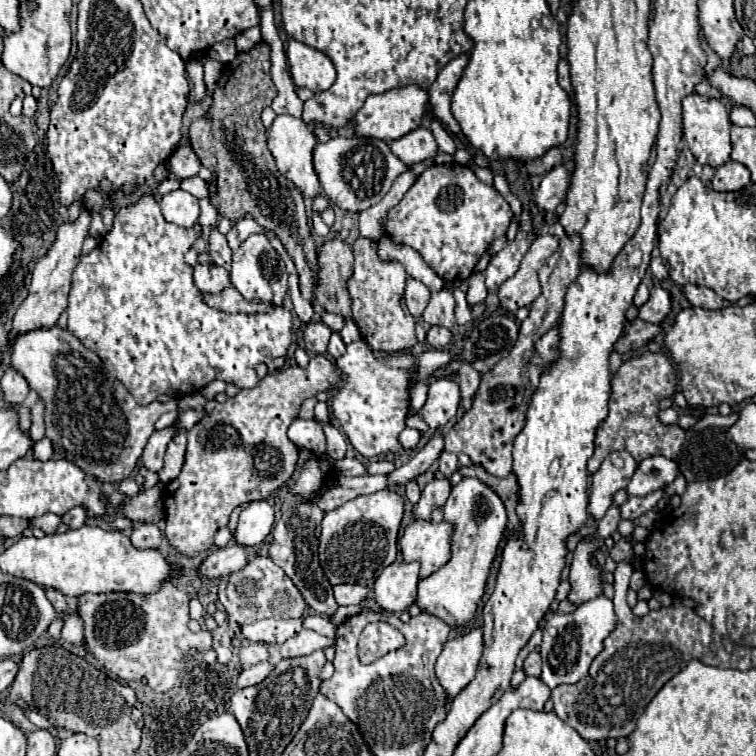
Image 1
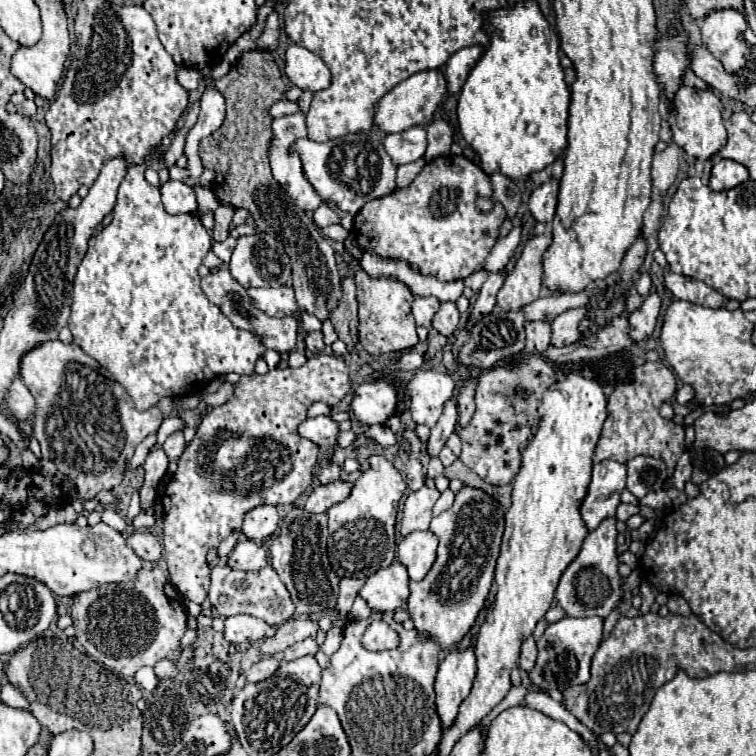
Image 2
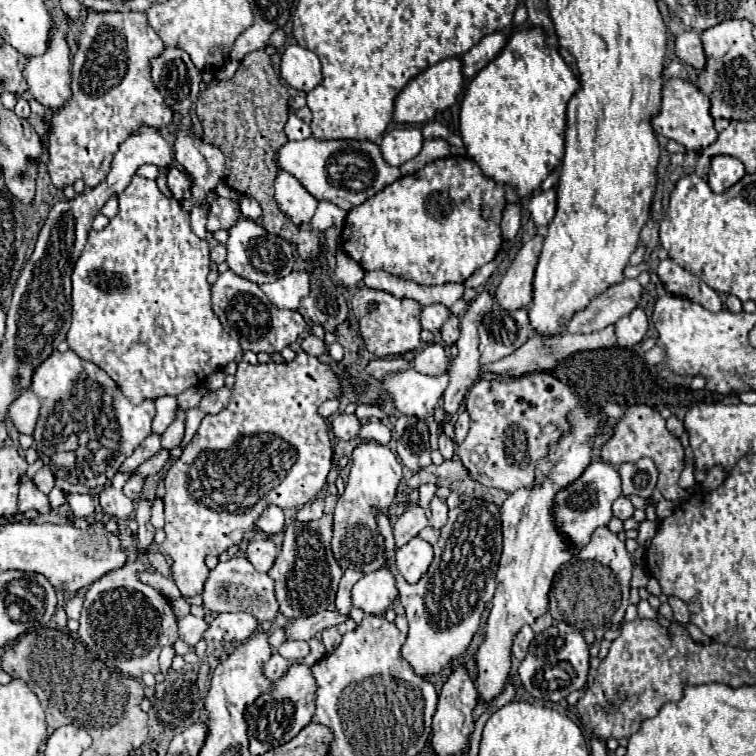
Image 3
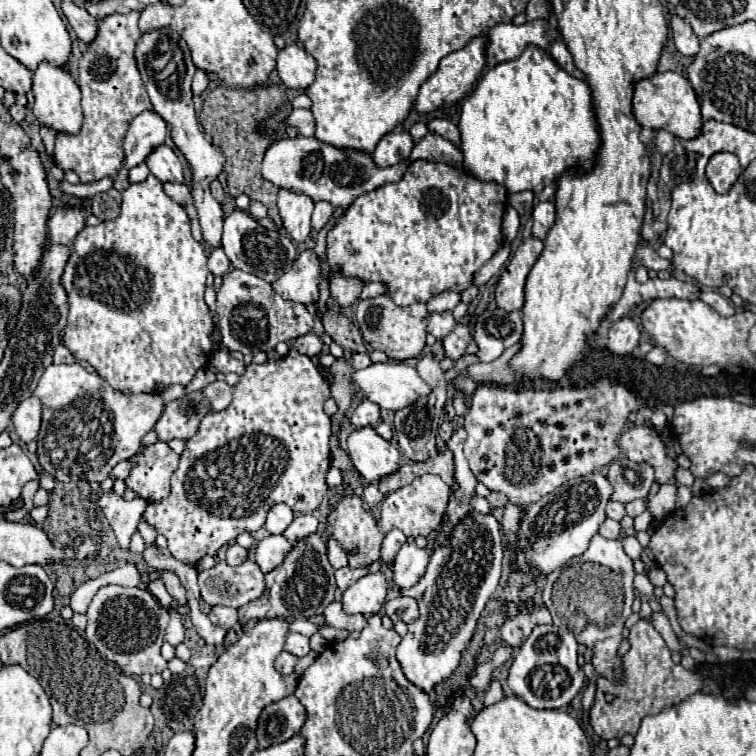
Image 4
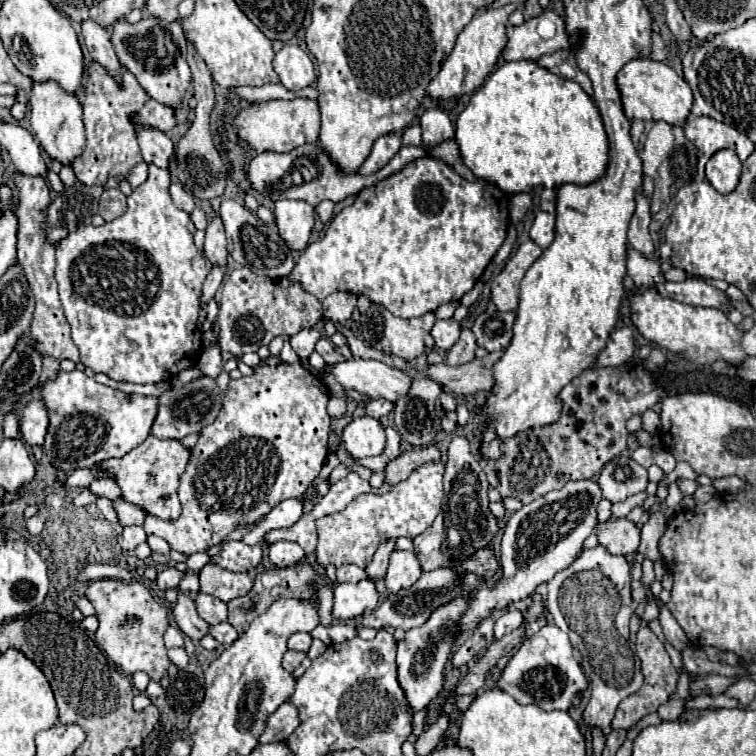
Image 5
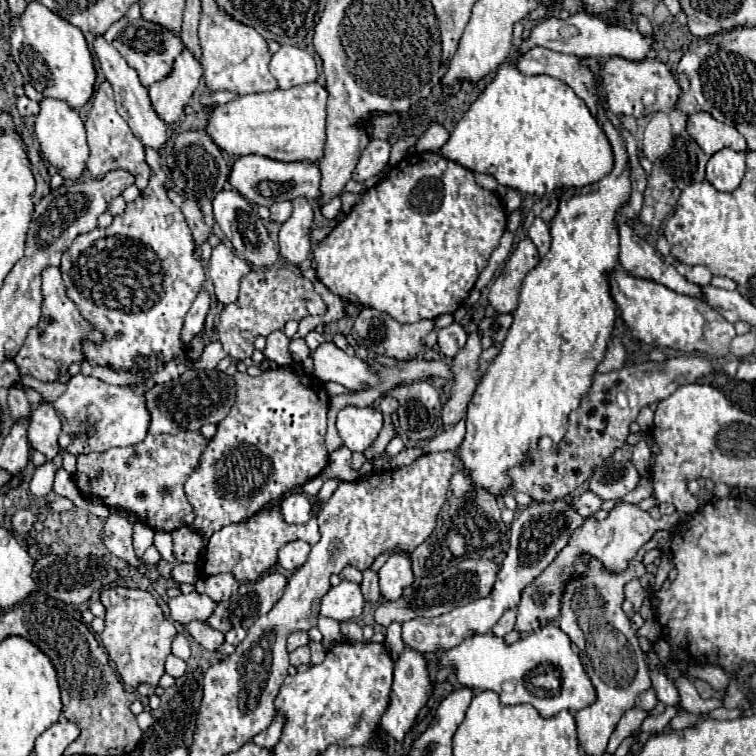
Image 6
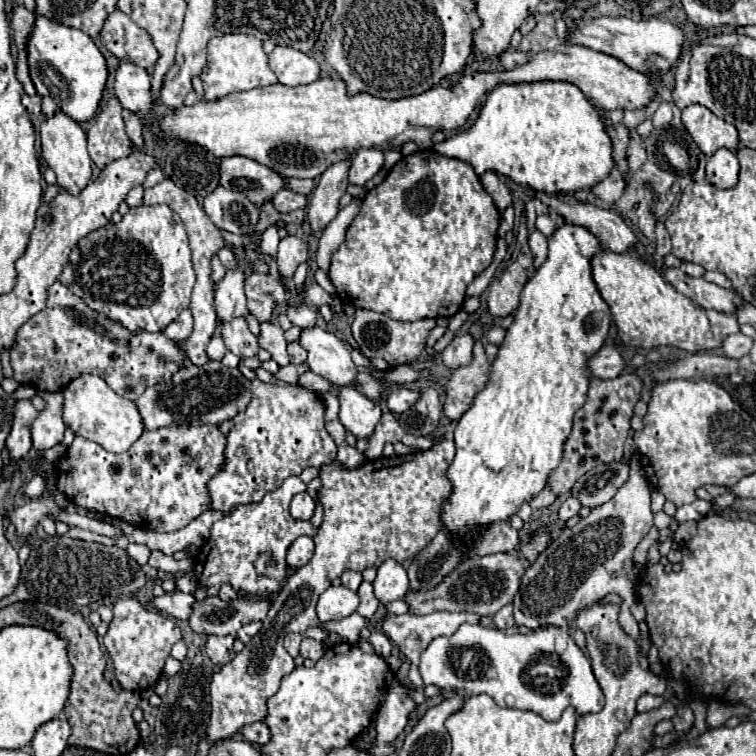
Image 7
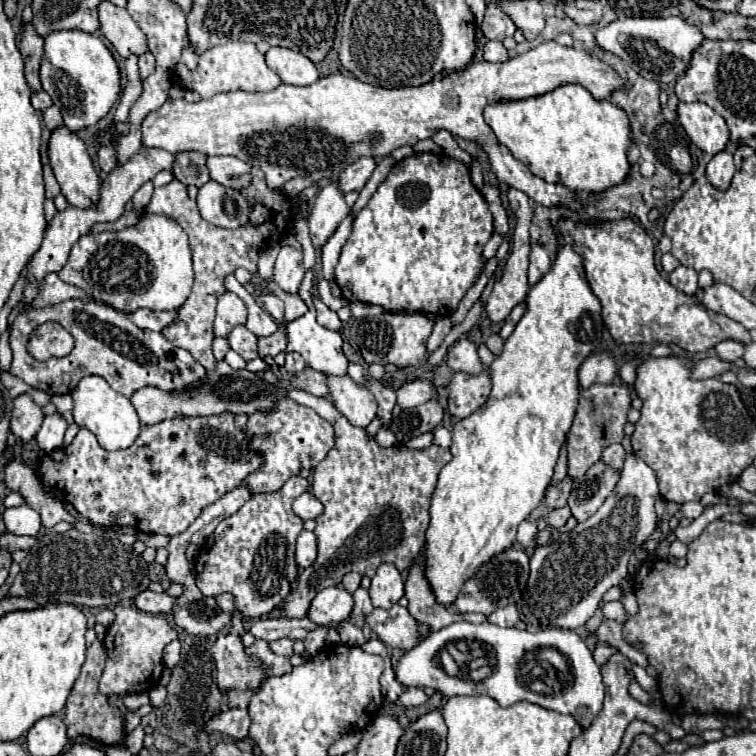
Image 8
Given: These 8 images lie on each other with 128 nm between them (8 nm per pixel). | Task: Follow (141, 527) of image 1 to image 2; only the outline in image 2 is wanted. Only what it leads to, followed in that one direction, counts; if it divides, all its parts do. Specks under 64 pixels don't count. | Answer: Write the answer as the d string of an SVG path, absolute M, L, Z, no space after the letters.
M142 530L142 532L130 534L126 538L126 544L130 544L130 548L146 562L158 562L162 558L160 538L156 534L152 534L150 530Z

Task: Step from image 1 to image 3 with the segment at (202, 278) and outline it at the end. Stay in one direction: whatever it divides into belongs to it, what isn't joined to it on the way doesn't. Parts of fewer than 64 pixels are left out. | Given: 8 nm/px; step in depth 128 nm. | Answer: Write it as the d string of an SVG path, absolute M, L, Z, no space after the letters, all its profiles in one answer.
M232 270L220 274L216 284L212 286L212 306L226 332L234 336L234 340L238 340L244 350L250 350L254 354L280 352L284 346L296 342L298 336L308 328L306 320L298 310L274 308L274 304L268 306L268 298L260 290L260 286L246 278L240 278Z

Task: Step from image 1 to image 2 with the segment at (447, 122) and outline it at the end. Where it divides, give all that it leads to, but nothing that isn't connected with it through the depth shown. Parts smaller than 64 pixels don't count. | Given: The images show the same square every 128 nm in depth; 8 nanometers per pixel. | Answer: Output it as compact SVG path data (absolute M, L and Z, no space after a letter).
M470 46L470 48L462 48L458 50L446 64L446 80L448 80L448 92L460 92L462 84L466 82L466 76L470 74L470 70L474 68L474 64L478 62L478 58L482 56L484 46Z

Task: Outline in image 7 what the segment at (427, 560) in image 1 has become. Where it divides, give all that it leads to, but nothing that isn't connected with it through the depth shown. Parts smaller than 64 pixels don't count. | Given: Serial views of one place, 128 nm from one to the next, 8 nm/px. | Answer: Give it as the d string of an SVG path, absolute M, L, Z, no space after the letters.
M392 558L386 560L384 564L378 566L378 574L372 586L374 586L374 596L384 606L388 606L394 600L404 598L408 592L408 576L406 576L404 566Z

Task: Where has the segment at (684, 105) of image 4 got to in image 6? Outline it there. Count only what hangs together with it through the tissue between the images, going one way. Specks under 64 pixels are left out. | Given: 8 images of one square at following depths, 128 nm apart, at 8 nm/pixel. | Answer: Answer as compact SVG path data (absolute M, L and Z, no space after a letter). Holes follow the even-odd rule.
M612 56L612 58L580 58L580 64L586 66L600 82L604 88L604 96L606 96L606 104L610 108L610 112L614 114L626 114L626 116L634 116L634 118L642 118L648 116L652 112L670 112L676 106L678 94L680 94L680 86L678 82L672 78L670 68L662 62L658 62L656 58L646 58L642 62L630 62L630 60L622 60L620 56ZM654 90L654 104L646 106L642 102L642 96L646 92Z

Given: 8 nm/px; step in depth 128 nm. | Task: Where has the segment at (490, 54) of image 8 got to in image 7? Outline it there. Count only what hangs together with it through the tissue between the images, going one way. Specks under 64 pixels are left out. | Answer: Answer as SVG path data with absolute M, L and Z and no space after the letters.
M504 50L504 52L498 56L498 60L500 60L500 64L502 64L506 70L510 70L510 68L514 68L514 66L518 66L518 64L526 64L526 62L530 60L530 56L532 56L532 54L524 54L524 52L520 52L520 50Z

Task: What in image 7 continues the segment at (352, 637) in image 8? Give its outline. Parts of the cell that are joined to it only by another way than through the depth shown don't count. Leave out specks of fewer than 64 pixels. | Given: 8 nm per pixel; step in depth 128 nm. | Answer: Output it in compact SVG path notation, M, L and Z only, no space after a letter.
M382 631L372 632L368 641L373 645L375 652L385 659L391 655L393 644Z

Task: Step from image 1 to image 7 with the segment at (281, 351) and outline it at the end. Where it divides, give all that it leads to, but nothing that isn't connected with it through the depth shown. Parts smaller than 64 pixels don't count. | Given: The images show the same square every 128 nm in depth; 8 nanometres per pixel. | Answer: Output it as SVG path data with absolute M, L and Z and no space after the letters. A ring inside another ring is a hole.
M126 108L122 110L122 116L124 116L128 136L138 146L138 150L142 150L142 124L140 124L140 120L136 116L130 116L130 112L126 112ZM140 206L130 208L120 224L106 224L88 236L84 236L72 250L70 262L64 266L58 280L68 286L78 298L82 298L90 308L106 314L108 318L120 322L128 330L148 330L160 332L168 326L182 310L190 304L190 294L196 282L188 248L188 236L180 216L168 206Z

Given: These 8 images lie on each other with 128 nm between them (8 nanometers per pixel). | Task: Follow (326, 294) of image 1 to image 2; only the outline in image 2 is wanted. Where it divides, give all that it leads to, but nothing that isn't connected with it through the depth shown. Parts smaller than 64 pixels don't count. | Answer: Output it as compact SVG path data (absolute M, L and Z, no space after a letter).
M348 276L342 282L342 300L338 304L336 310L332 310L332 326L338 334L338 338L346 344L348 352L354 350L354 346L358 344L358 302L356 302L356 286L354 286L354 278Z

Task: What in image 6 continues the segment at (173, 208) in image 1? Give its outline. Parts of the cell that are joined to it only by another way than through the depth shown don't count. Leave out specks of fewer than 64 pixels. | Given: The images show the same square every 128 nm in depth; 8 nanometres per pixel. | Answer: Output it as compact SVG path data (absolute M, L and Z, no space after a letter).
M102 36L96 38L94 42L94 52L100 60L100 66L108 78L108 82L114 88L114 96L116 96L116 108L118 114L128 122L130 130L134 132L134 136L144 144L150 146L154 150L160 150L166 142L166 124L160 120L160 116L154 112L154 106L150 104L150 96L148 96L148 88L140 82L138 74L134 72L134 68L130 68L126 64L126 60L120 56L120 52L116 48L112 48Z

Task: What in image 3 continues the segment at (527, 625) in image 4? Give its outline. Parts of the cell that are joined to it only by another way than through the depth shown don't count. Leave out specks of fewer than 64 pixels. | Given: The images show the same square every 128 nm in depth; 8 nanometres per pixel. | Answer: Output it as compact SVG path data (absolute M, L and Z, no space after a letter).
M522 626L522 628L518 630L518 634L514 636L514 642L512 642L512 656L516 656L518 660L522 660L522 658L526 656L526 652L528 652L528 646L530 646L532 640L534 640L532 628L530 628L530 626Z

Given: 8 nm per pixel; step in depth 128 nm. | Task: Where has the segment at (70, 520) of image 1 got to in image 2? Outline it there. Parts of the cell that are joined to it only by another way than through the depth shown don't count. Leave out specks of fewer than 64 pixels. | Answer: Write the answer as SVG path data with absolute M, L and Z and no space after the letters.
M52 340L34 348L22 358L20 378L38 404L32 436L40 442L42 458L56 462L58 472L66 472L76 484L80 500L74 506L78 510L96 492L112 490L122 482L134 448L148 434L154 434L164 420L156 406L138 412L126 390L76 344L66 346L60 340Z

